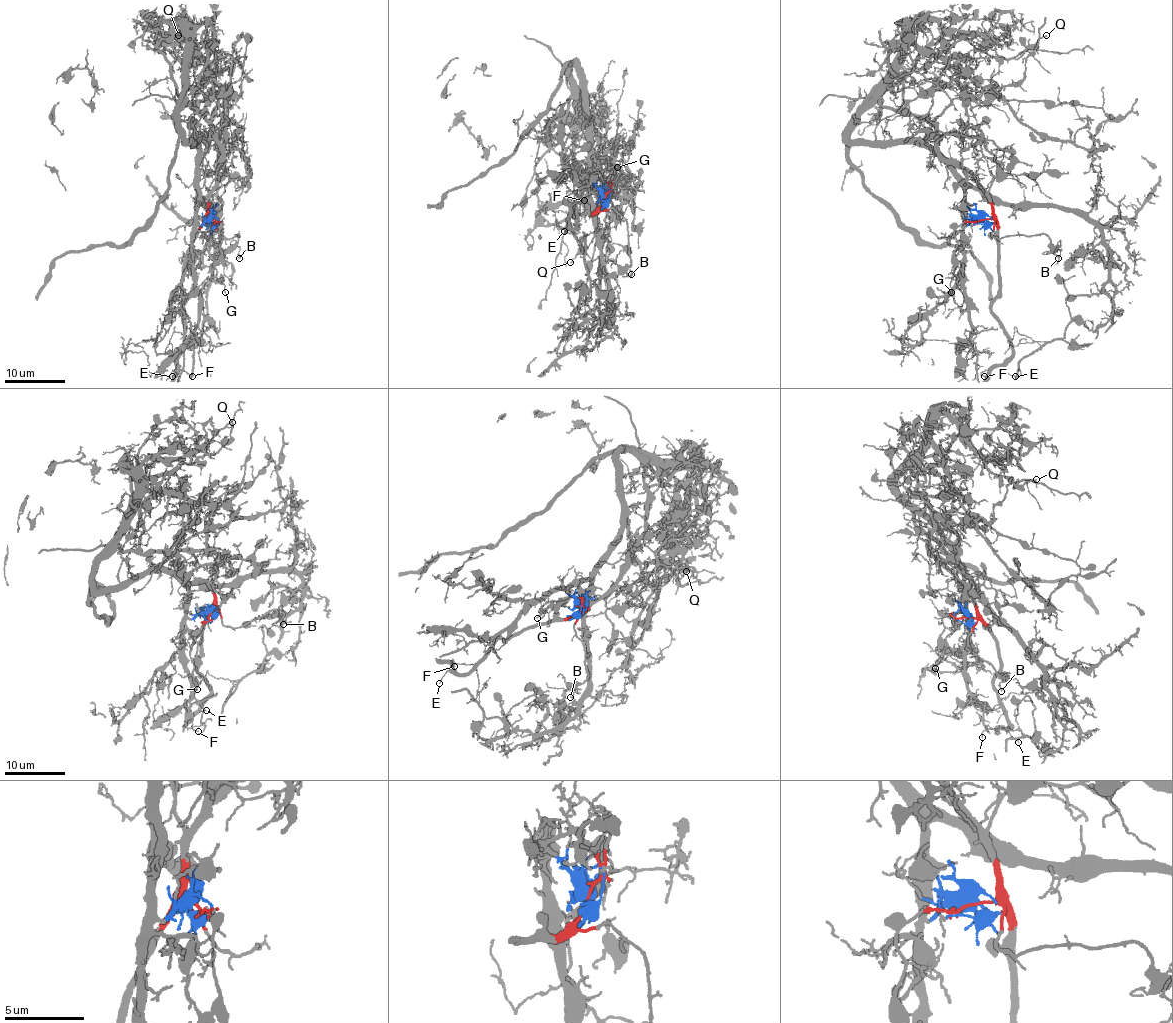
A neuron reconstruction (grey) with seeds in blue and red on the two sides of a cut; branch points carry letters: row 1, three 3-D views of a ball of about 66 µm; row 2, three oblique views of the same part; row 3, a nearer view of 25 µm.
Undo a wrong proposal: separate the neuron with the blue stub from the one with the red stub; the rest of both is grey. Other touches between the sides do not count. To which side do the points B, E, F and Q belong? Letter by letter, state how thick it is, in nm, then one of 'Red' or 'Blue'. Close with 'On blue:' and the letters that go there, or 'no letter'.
B: Thickness 100 nm. Red
E: Thickness 90 nm. Red
F: Thickness 120 nm. Red
Q: Thickness 130 nm. Red
On blue: no letter

